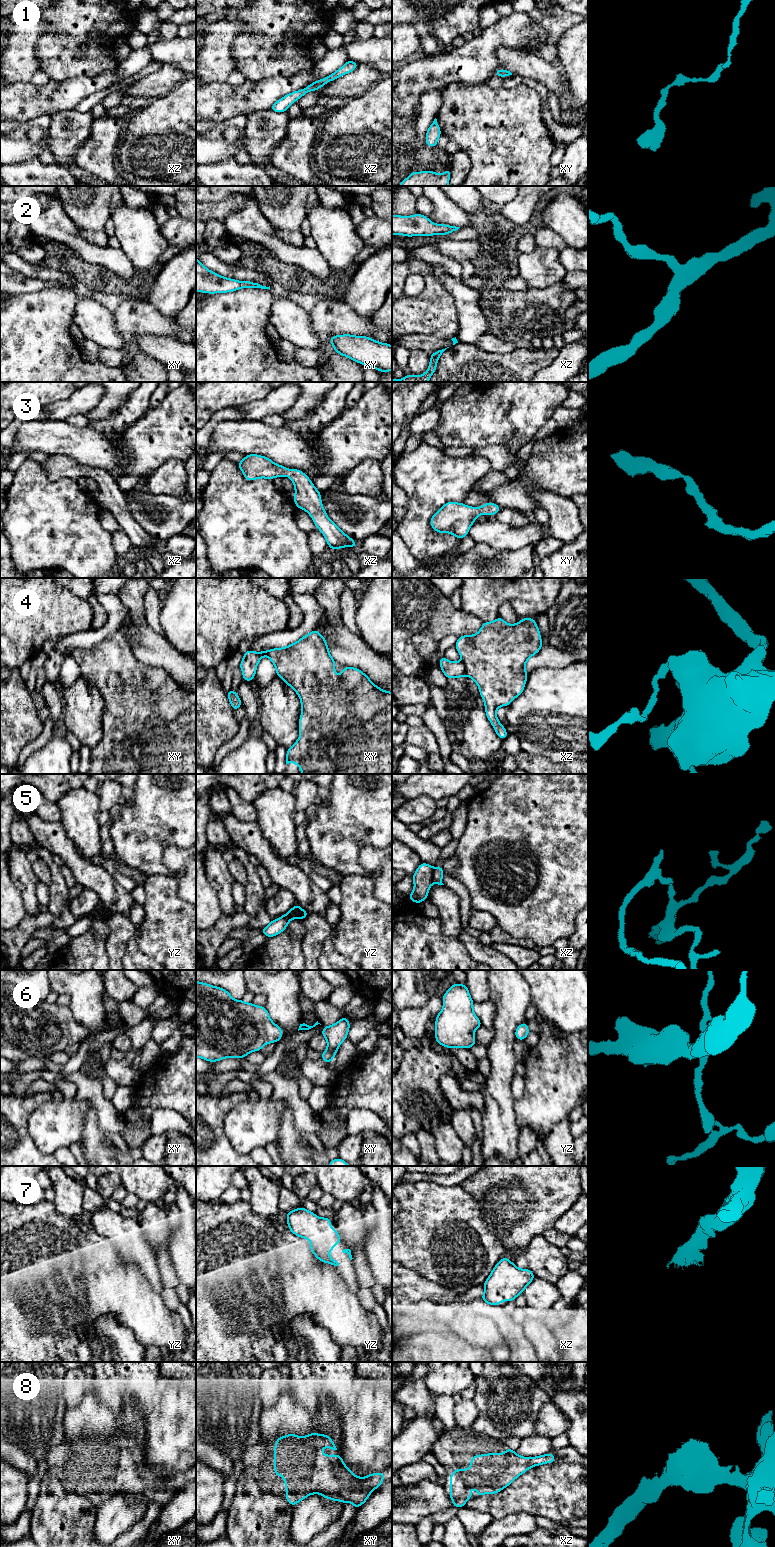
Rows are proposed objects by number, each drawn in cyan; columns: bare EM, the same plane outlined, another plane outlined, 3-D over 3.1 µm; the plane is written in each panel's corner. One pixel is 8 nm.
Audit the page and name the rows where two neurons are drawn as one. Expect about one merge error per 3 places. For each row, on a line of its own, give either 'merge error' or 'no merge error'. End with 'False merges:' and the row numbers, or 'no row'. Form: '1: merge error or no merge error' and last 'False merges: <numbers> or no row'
1: no merge error
2: no merge error
3: no merge error
4: merge error
5: merge error
6: no merge error
7: no merge error
8: no merge error
False merges: 4, 5

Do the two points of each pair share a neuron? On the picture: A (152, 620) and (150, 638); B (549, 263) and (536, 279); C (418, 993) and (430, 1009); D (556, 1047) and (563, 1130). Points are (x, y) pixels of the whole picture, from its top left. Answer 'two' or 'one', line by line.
A: two
B: one
C: two
D: two

